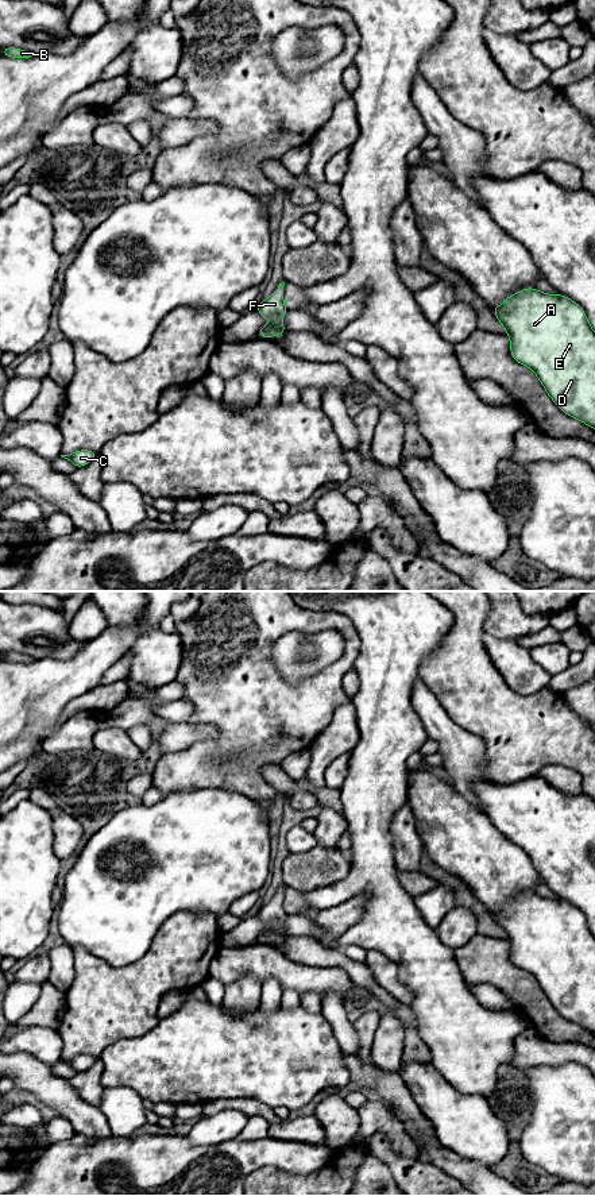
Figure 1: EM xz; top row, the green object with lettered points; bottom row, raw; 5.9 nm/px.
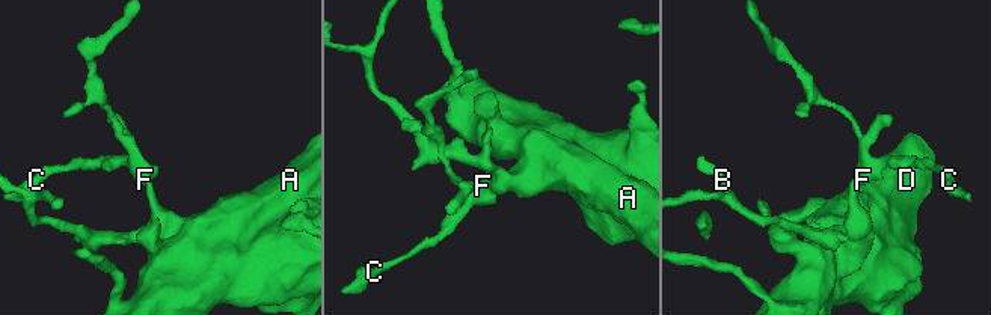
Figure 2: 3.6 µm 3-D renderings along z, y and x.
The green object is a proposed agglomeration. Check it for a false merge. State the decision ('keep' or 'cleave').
keep

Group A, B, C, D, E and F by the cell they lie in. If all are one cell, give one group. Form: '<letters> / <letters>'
A B C D E F

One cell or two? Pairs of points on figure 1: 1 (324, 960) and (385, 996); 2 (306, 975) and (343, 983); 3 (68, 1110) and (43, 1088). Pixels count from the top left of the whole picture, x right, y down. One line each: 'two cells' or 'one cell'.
1: one cell
2: one cell
3: one cell

